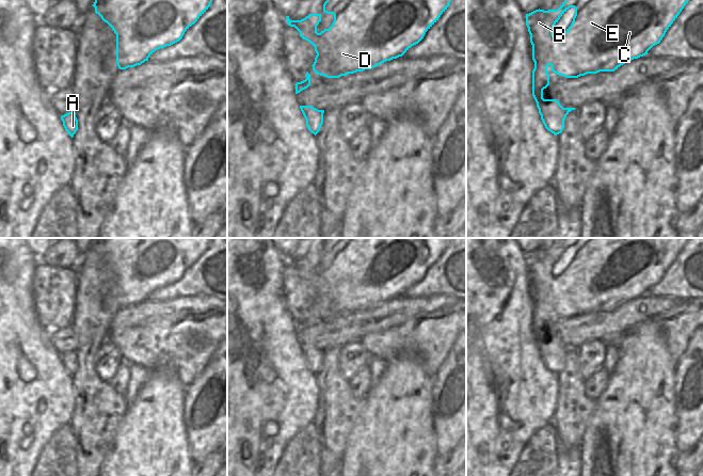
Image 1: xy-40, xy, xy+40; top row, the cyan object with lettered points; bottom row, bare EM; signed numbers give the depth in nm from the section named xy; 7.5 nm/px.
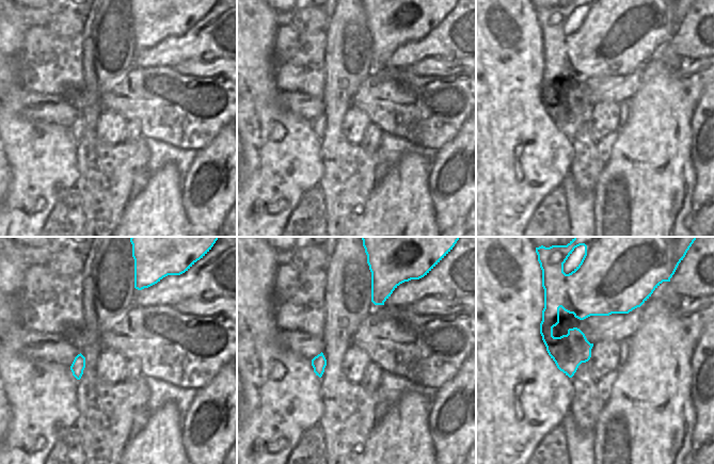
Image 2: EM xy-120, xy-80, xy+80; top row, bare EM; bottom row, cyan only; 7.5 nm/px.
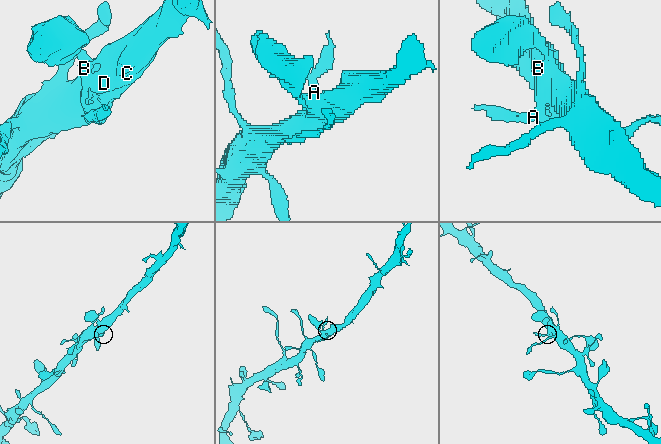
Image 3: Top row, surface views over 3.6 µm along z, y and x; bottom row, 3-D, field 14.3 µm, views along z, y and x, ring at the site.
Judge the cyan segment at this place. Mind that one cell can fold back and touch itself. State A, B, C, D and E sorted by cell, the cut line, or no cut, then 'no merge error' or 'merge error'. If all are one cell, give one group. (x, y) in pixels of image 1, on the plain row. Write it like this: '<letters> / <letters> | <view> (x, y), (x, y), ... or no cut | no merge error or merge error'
A B C D E | no cut | no merge error

